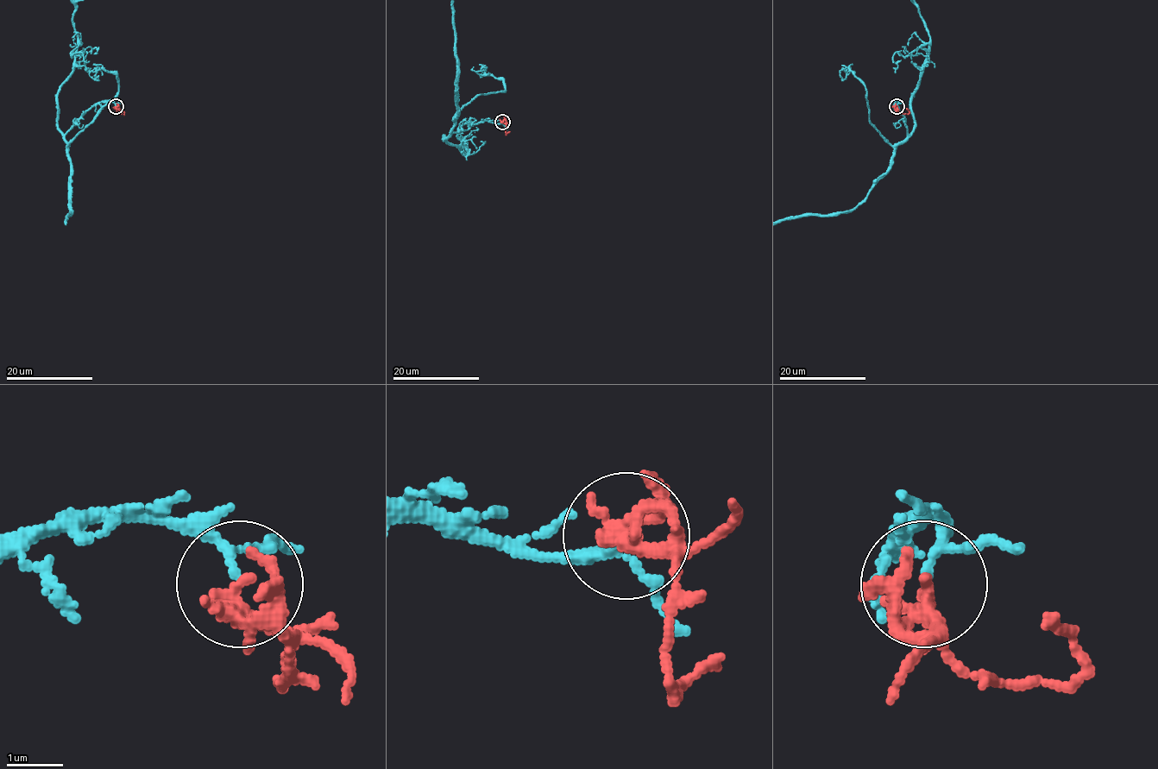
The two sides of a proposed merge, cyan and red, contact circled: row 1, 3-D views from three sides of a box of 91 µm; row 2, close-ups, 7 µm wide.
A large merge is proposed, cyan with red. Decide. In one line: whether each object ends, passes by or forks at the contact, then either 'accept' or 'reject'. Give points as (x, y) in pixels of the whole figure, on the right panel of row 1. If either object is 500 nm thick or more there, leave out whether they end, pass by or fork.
cyan passes by; red passes by; reject

